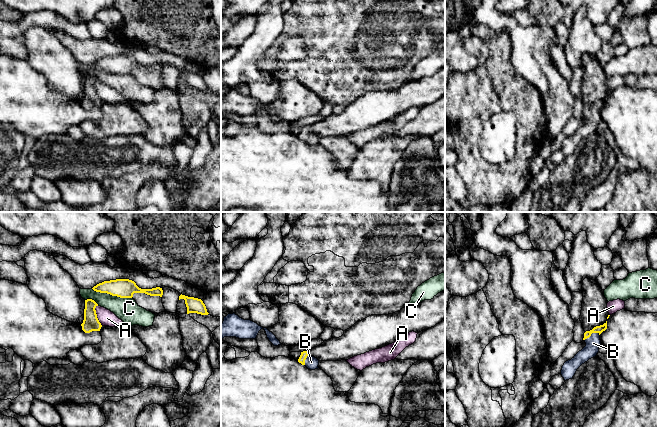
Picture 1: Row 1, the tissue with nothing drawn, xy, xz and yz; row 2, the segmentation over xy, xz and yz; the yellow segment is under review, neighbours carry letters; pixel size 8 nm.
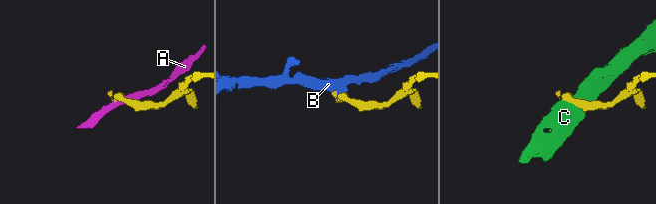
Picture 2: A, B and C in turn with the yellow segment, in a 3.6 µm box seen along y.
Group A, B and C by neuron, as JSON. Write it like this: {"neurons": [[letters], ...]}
{"neurons": [["A"], ["B"], ["C"]]}

